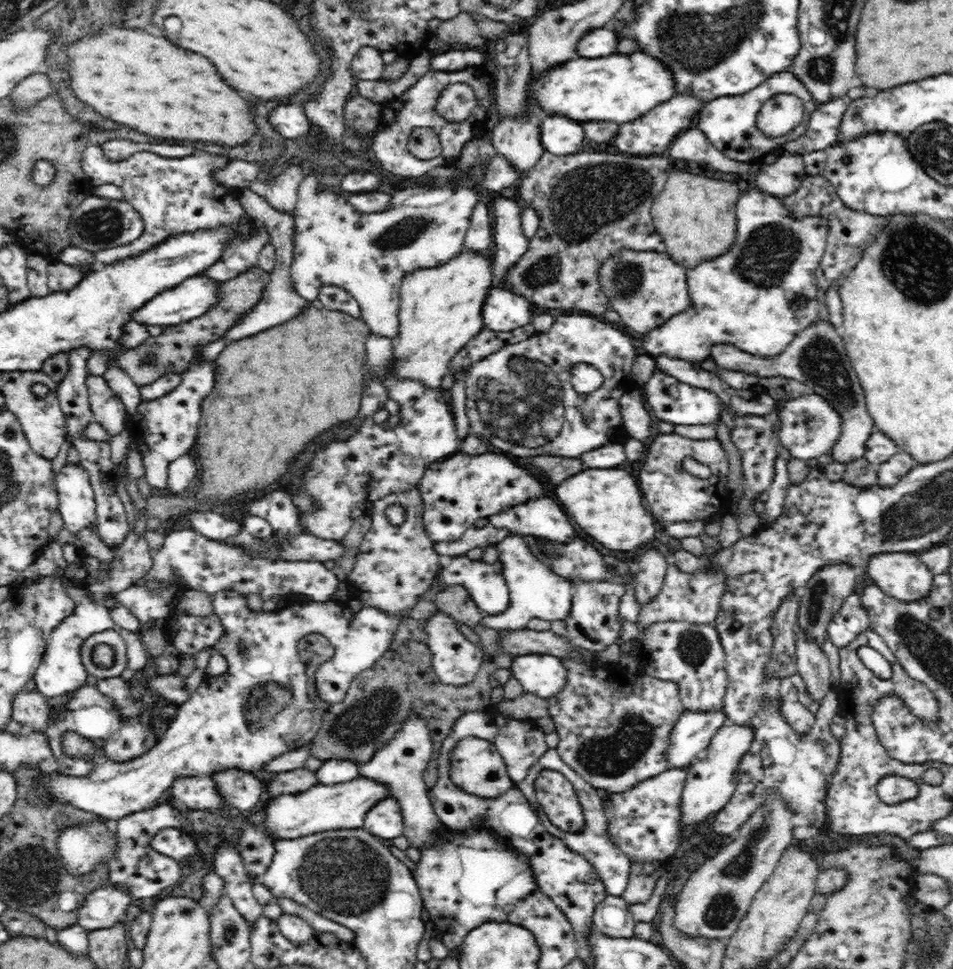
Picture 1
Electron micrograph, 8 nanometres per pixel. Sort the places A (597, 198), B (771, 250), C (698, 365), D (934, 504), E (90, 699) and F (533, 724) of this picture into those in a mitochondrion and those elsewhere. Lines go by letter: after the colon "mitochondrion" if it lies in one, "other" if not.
A: mitochondrion
B: mitochondrion
C: other
D: mitochondrion
E: mitochondrion
F: other

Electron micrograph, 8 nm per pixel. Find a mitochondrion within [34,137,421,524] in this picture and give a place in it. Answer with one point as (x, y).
(103, 225)

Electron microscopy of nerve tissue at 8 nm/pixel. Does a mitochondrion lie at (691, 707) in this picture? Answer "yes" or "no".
no

